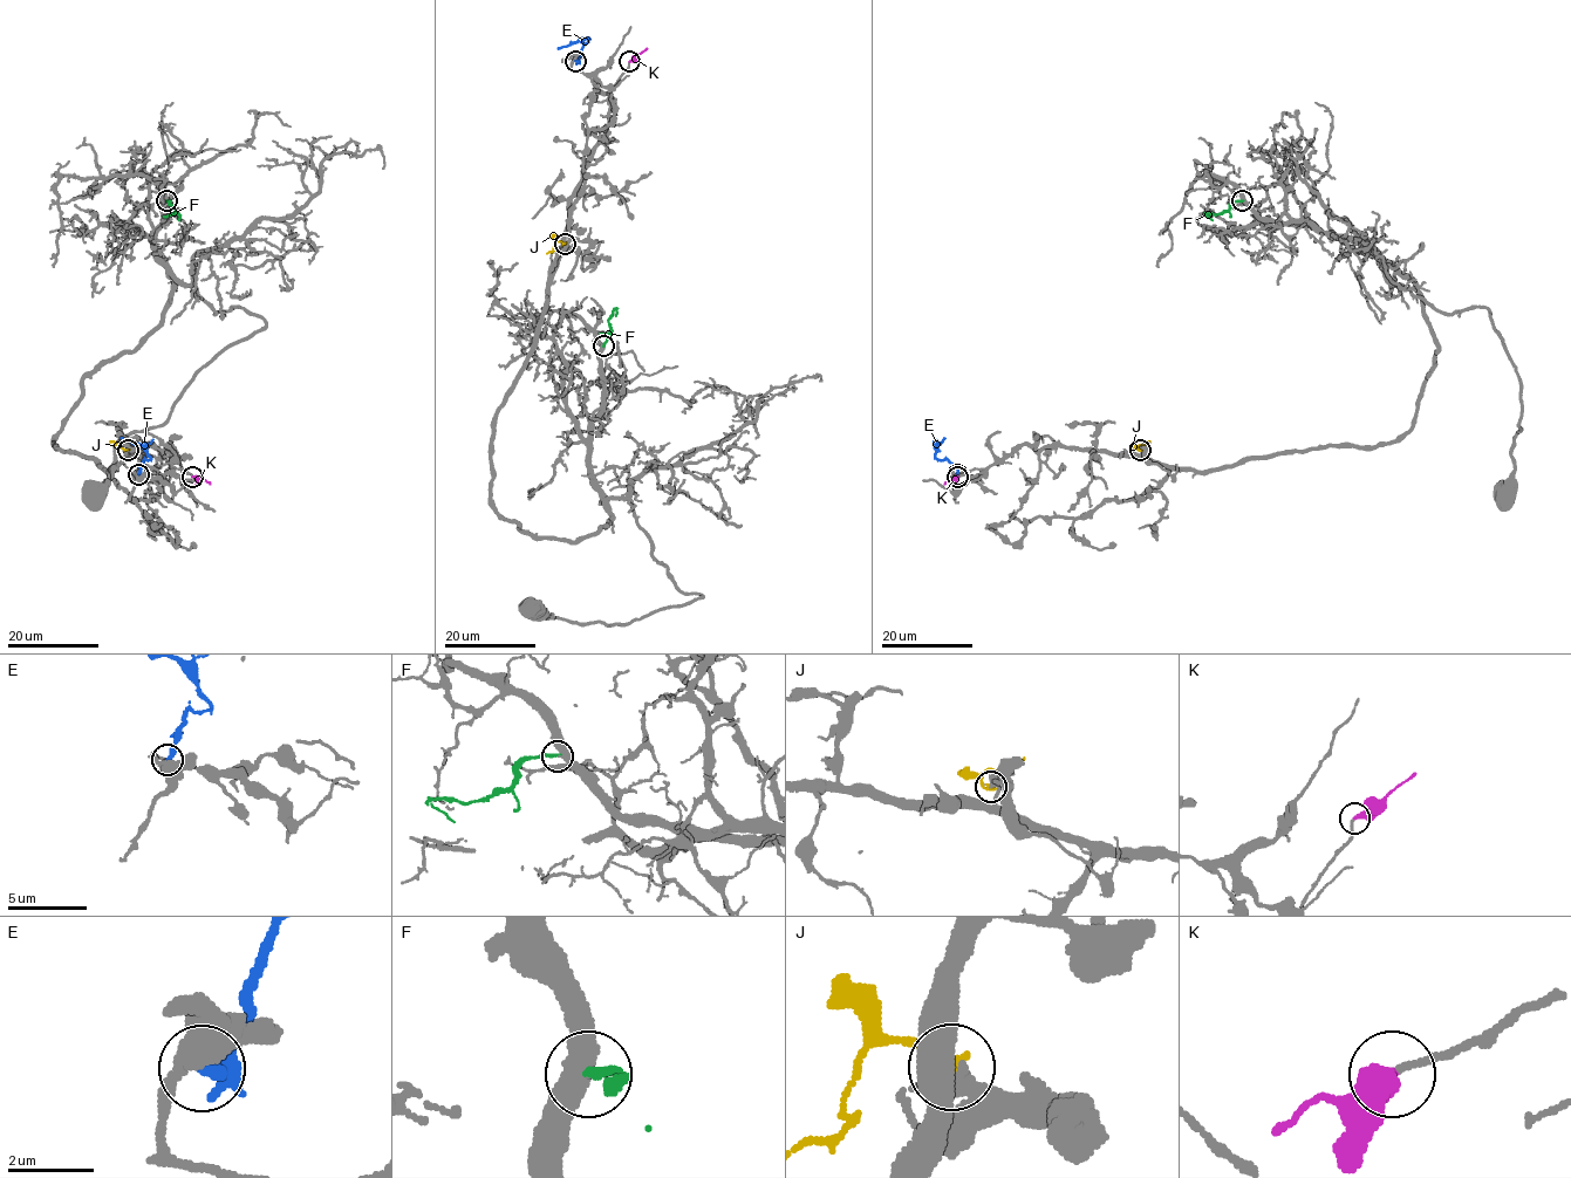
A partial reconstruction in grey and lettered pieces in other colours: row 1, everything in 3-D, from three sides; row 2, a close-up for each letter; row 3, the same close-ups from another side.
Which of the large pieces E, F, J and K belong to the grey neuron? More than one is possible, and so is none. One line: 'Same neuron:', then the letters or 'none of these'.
Same neuron: F, K

